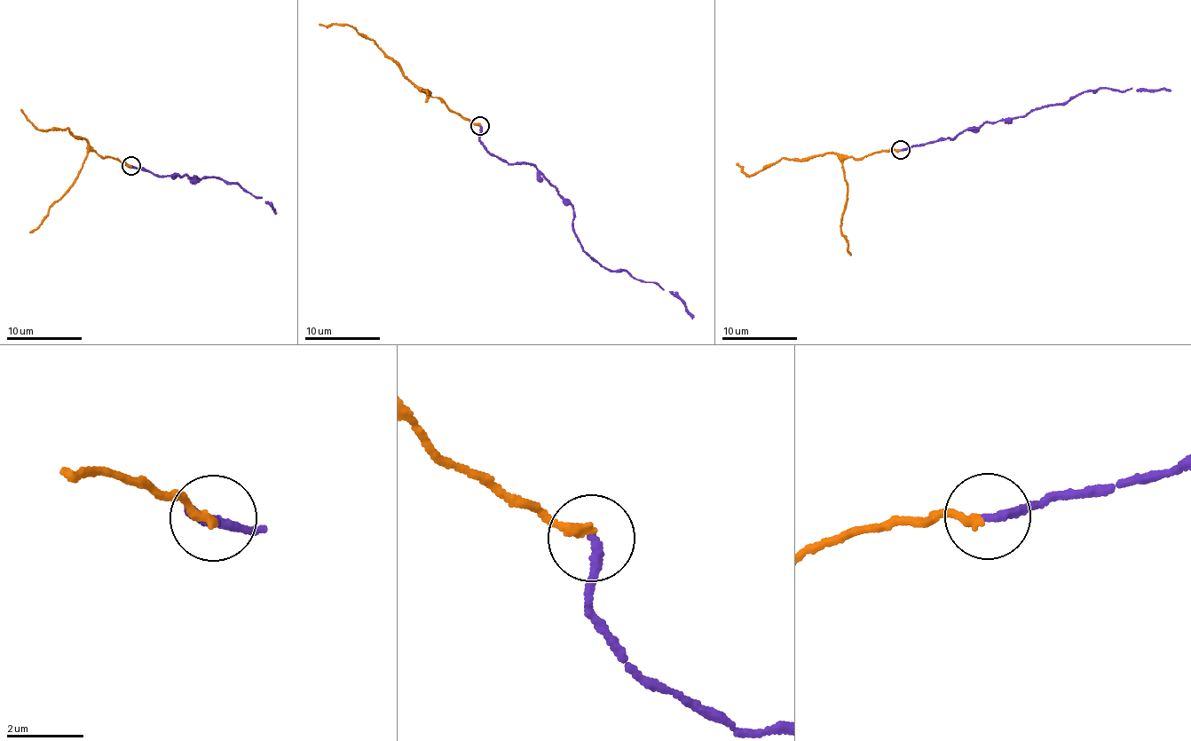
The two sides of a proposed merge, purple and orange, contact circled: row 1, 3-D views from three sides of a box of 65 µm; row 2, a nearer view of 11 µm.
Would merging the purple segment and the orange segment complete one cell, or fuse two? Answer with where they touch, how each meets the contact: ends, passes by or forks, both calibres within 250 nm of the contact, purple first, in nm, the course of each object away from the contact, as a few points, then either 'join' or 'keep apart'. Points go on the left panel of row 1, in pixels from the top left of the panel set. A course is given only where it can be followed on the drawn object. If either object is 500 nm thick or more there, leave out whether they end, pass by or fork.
at (130, 166); purple ends there; orange ends there; 220 nm thick on the purple side, 220 nm on the other; purple runs (130, 165), (126, 166), (239, 184), (270, 203), (274, 213); orange runs (130, 165), (101, 156), (89, 149), (87, 142), (71, 135), (67, 128), (36, 130), (21, 109); join

